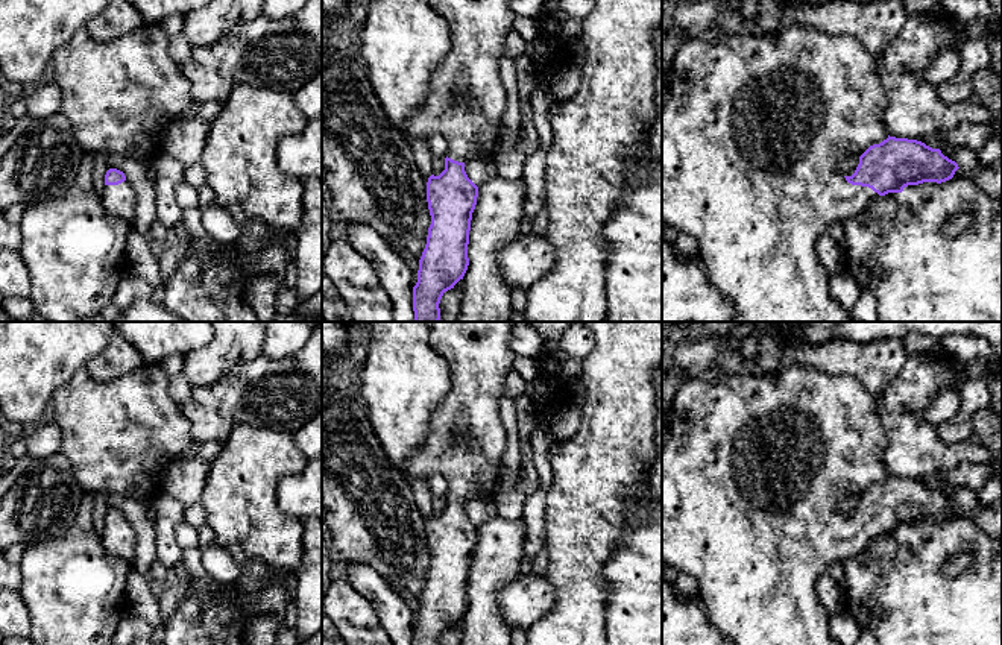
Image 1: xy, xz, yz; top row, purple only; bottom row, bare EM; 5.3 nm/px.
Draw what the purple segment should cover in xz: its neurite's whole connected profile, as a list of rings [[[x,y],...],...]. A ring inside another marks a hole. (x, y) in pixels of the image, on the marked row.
[[[430,0],[433,9],[448,23],[451,47],[433,71],[422,105],[404,123],[408,138],[427,141],[433,134],[446,140],[445,170],[427,182],[431,216],[427,244],[419,260],[418,282],[413,287],[414,322],[439,322],[440,299],[463,279],[468,266],[468,244],[478,187],[468,178],[465,164],[489,161],[498,152],[501,117],[507,91],[499,76],[499,59],[506,53],[506,38],[518,18],[510,0]]]

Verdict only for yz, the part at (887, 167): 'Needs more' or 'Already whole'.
Needs more

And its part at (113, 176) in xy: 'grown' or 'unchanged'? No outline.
grown

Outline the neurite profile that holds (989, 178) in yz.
[[[982,165],[973,171],[958,168],[953,178],[972,179],[990,197],[1002,199],[1002,165]]]

